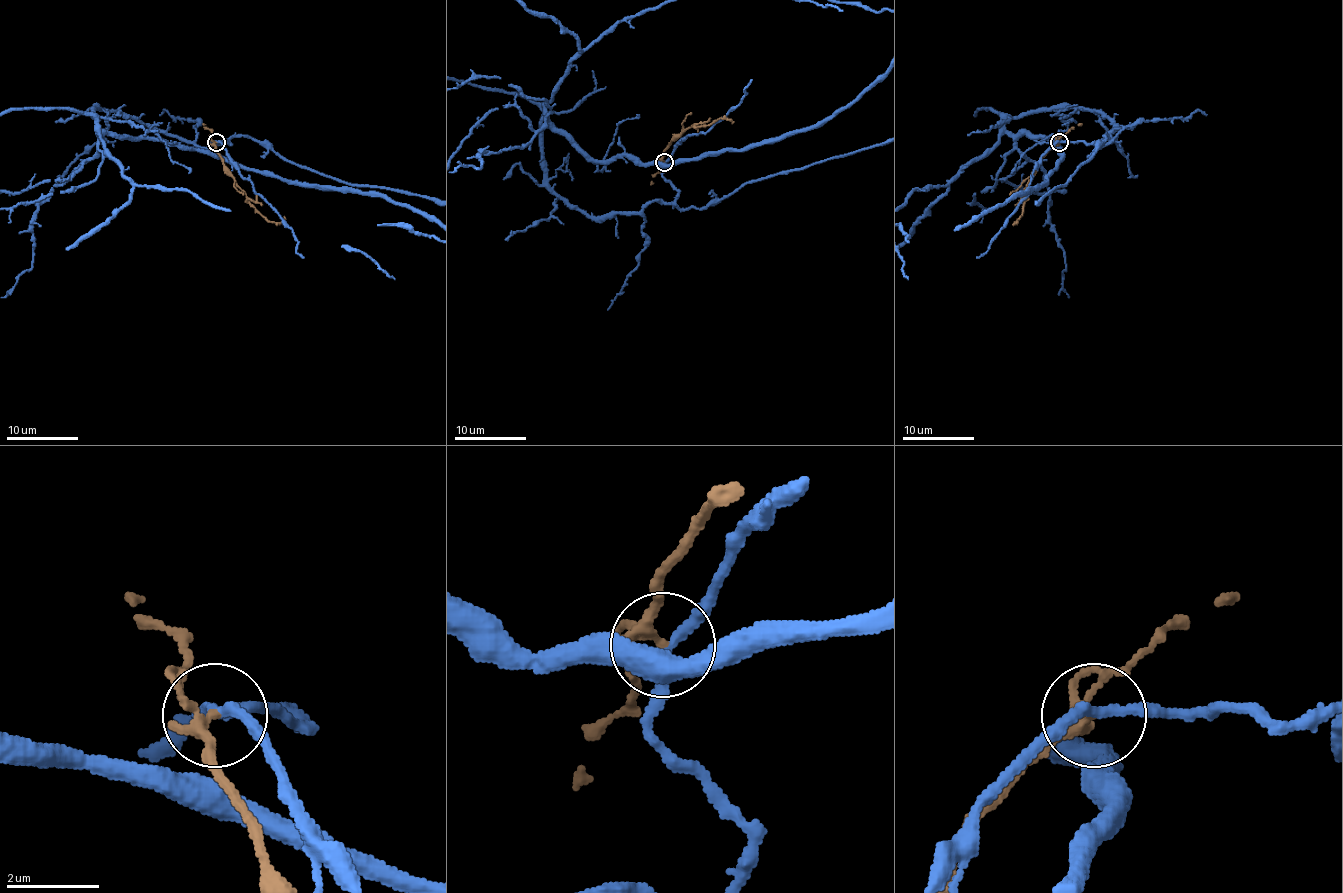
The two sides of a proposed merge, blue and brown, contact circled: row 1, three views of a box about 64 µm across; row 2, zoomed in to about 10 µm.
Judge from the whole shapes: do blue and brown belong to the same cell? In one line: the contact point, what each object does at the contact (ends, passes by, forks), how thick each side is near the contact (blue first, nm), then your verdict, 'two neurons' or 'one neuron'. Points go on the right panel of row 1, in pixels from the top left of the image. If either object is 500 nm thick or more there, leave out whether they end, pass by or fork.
place (1059, 142); blue passes by; brown passes by; calibres 220 and 200 nm; two neurons

